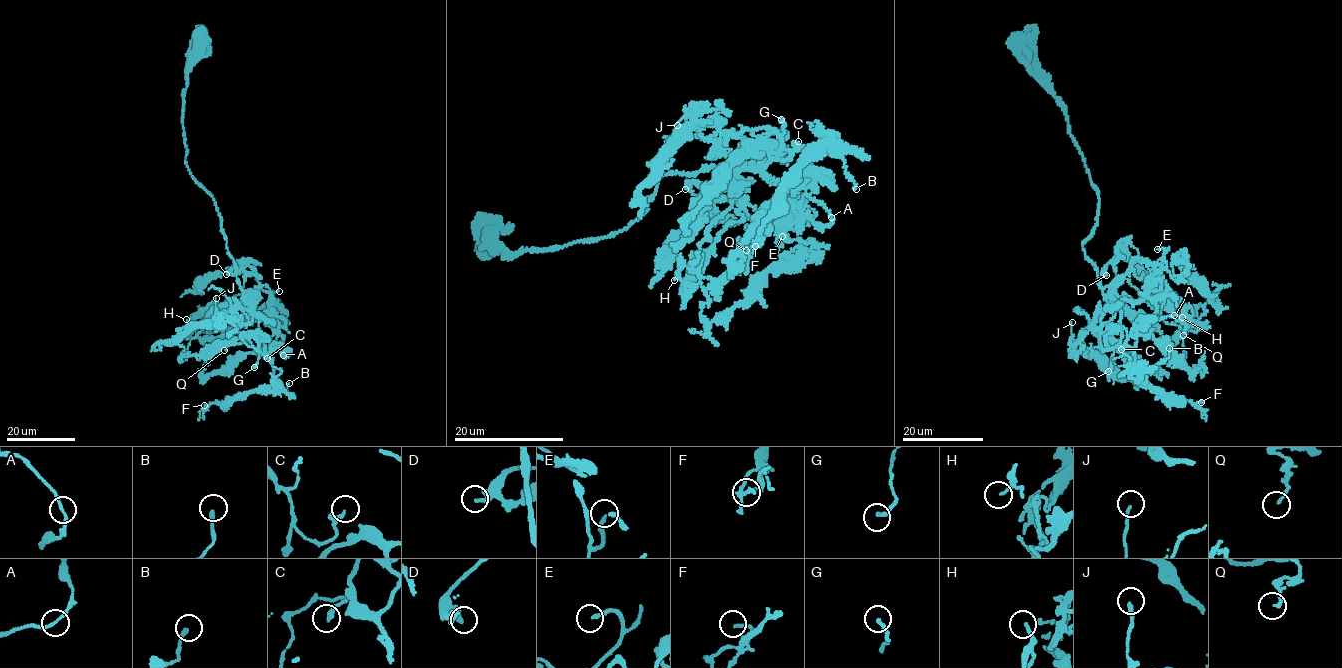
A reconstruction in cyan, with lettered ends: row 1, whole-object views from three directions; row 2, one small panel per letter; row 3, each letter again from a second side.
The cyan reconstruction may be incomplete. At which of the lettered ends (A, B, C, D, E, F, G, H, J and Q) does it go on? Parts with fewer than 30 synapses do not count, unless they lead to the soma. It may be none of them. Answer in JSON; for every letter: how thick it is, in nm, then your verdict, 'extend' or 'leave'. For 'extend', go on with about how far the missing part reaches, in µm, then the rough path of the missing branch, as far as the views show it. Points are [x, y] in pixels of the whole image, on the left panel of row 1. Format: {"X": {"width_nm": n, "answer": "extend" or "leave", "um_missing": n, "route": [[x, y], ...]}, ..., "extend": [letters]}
{"A": {"width_nm": 140, "answer": "leave"}, "B": {"width_nm": 200, "answer": "leave"}, "C": {"width_nm": 220, "answer": "extend", "um_missing": 30, "route": [[267, 358], [197, 387], [192, 397]]}, "D": {"width_nm": 300, "answer": "leave"}, "E": {"width_nm": 190, "answer": "leave"}, "F": {"width_nm": 150, "answer": "leave"}, "G": {"width_nm": 200, "answer": "leave"}, "H": {"width_nm": 170, "answer": "leave"}, "J": {"width_nm": 180, "answer": "leave"}, "Q": {"width_nm": 170, "answer": "leave"}, "extend": ["C"]}

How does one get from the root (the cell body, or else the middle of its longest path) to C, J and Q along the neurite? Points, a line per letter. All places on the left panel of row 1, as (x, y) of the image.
C: (201, 35), (183, 103), (186, 165), (214, 201), (236, 280), (258, 316), (240, 327), (241, 338), (267, 358)
J: (201, 35), (183, 103), (186, 165), (214, 201), (239, 287), (259, 315), (237, 307), (217, 319), (216, 298)
Q: (201, 35), (183, 103), (186, 165), (214, 201), (240, 288), (261, 286), (271, 298), (224, 350)

